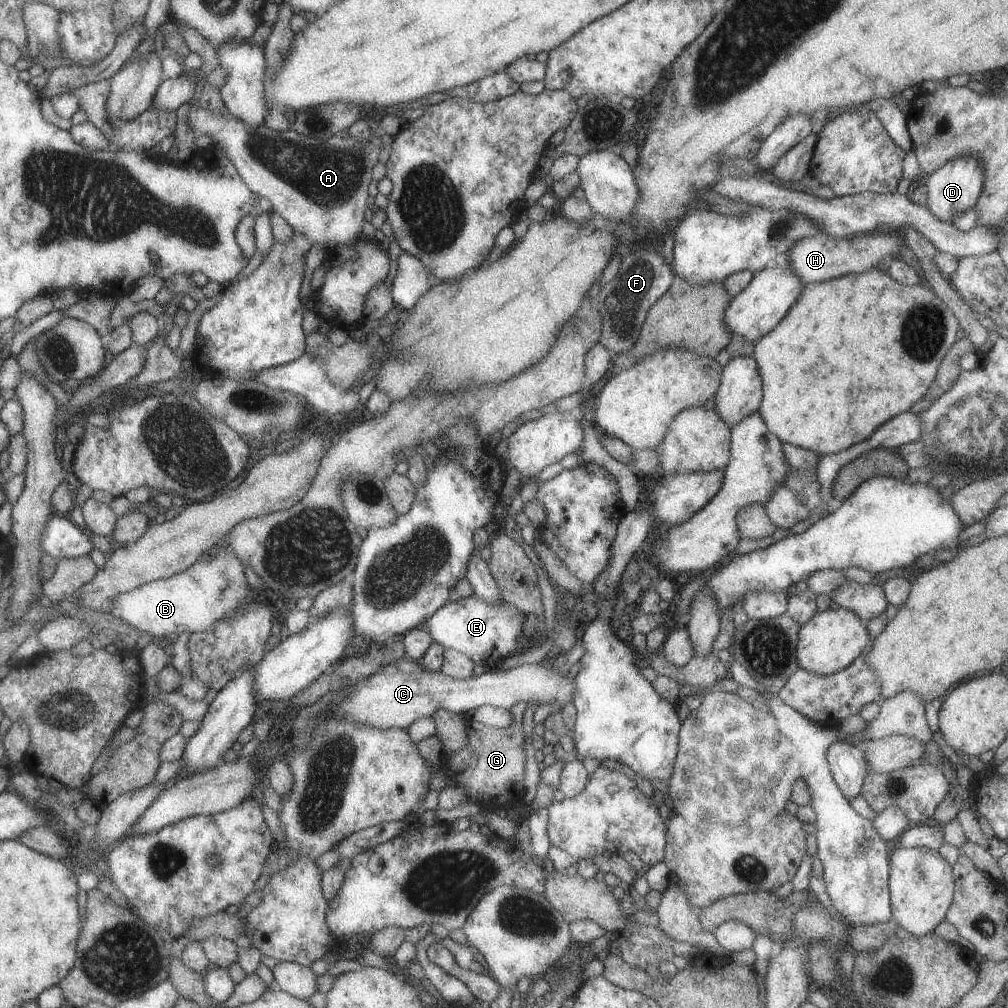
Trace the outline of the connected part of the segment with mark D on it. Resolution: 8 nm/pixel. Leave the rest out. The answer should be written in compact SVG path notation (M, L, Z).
M960 157L948 160L928 175L926 186L926 207L944 223L949 223L957 213L964 213L978 201L983 186L983 171L977 159Z

